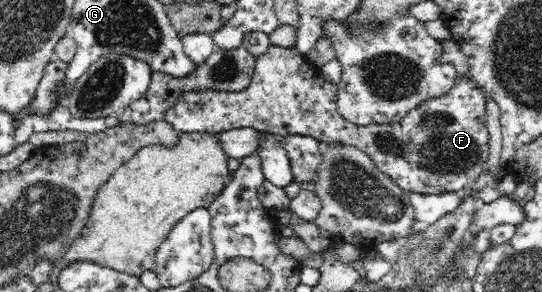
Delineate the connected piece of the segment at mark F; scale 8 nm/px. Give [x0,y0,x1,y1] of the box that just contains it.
[163,44,489,195]

